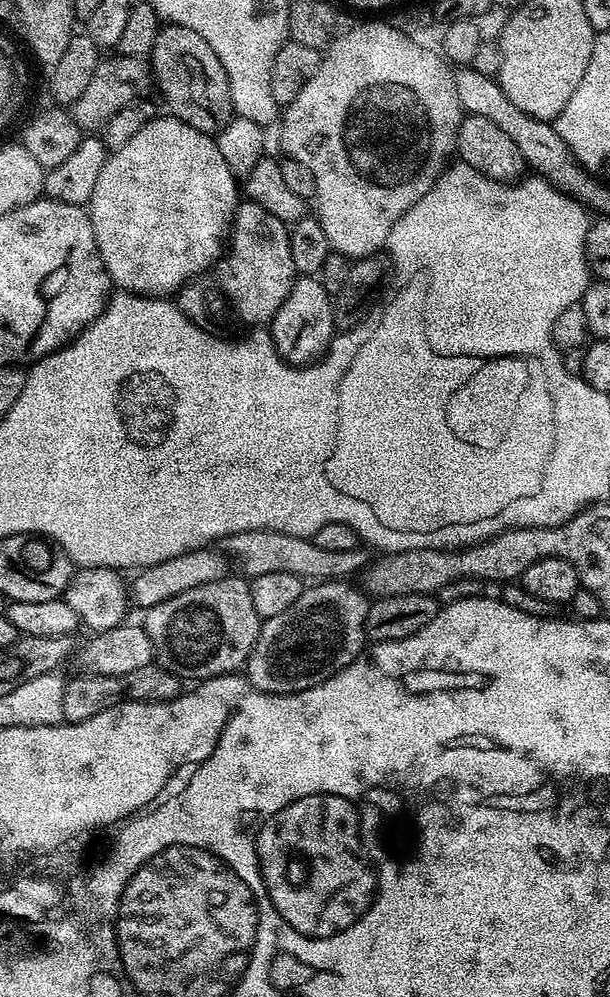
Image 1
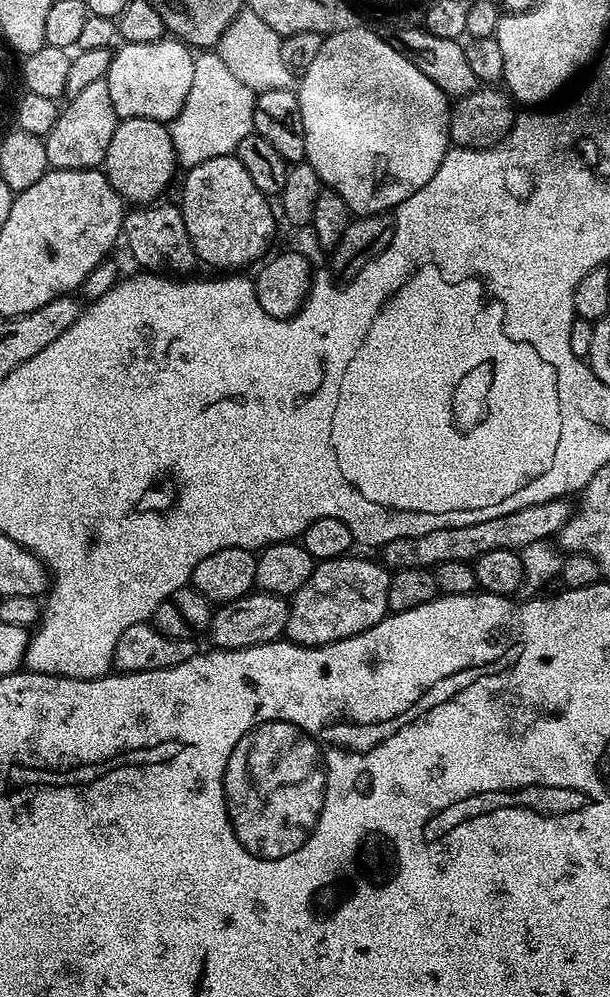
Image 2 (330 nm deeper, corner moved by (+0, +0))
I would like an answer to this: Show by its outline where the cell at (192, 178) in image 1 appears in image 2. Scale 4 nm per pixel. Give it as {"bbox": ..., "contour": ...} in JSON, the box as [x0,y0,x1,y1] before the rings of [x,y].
{"bbox":[102,118,178,206],"contour":[[[150,118],[120,120],[114,130],[114,138],[110,138],[110,150],[106,150],[102,171],[120,199],[129,205],[147,206],[159,201],[163,197],[160,195],[171,186],[178,173],[169,125]]]}

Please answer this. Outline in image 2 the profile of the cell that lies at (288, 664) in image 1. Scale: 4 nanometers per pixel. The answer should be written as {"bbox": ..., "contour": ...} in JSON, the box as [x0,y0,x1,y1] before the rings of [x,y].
{"bbox":[284,555,392,648],"contour":[[[356,555],[319,561],[310,578],[306,578],[306,586],[291,597],[284,636],[293,644],[321,648],[330,642],[362,634],[389,615],[386,590],[390,590],[392,572],[375,559],[363,560]]]}

